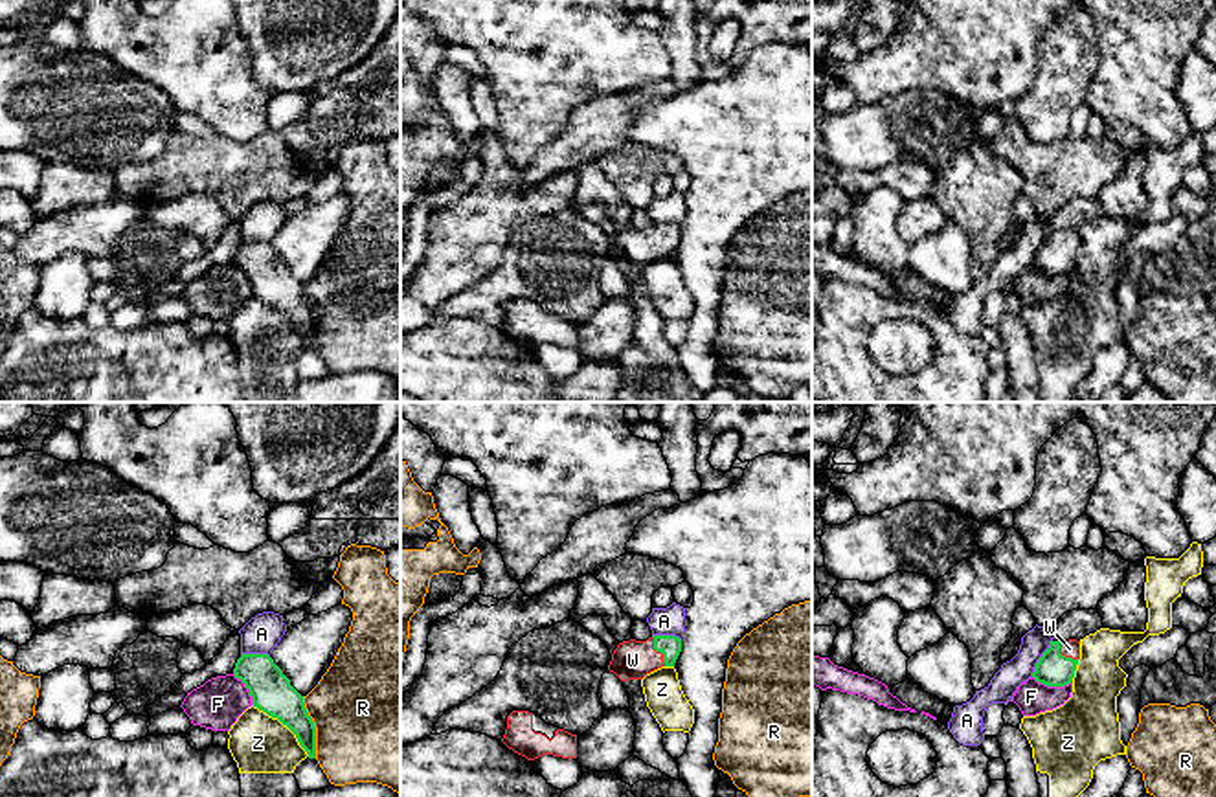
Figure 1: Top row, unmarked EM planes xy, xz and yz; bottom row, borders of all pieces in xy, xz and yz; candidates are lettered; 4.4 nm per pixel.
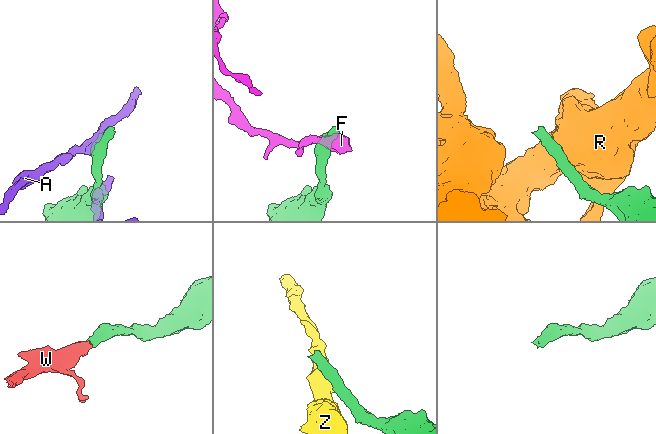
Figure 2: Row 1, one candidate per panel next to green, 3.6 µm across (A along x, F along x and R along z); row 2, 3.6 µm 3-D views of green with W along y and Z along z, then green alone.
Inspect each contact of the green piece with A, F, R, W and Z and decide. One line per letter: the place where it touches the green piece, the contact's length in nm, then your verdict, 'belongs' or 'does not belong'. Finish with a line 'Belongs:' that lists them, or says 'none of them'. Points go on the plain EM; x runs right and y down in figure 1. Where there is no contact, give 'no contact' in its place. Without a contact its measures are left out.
A: contact yz (1040, 246); length 190 nm; does not belong
F: contact yz (1053, 274); length 180 nm; does not belong
R: contact xy (315, 316); length 280 nm; does not belong
W: contact xz (658, 239); length 150 nm; belongs
Z: contact xy (283, 313); length 340 nm; does not belong
Belongs: W

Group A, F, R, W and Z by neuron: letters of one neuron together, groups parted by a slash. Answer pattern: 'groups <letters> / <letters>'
groups A / F / R / W / Z

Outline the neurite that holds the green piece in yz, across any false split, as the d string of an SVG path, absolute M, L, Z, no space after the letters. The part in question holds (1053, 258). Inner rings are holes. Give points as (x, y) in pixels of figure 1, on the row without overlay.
M1051 230L1038 248L1032 266L1047 275L1065 275L1073 270L1080 248L1080 230Z

